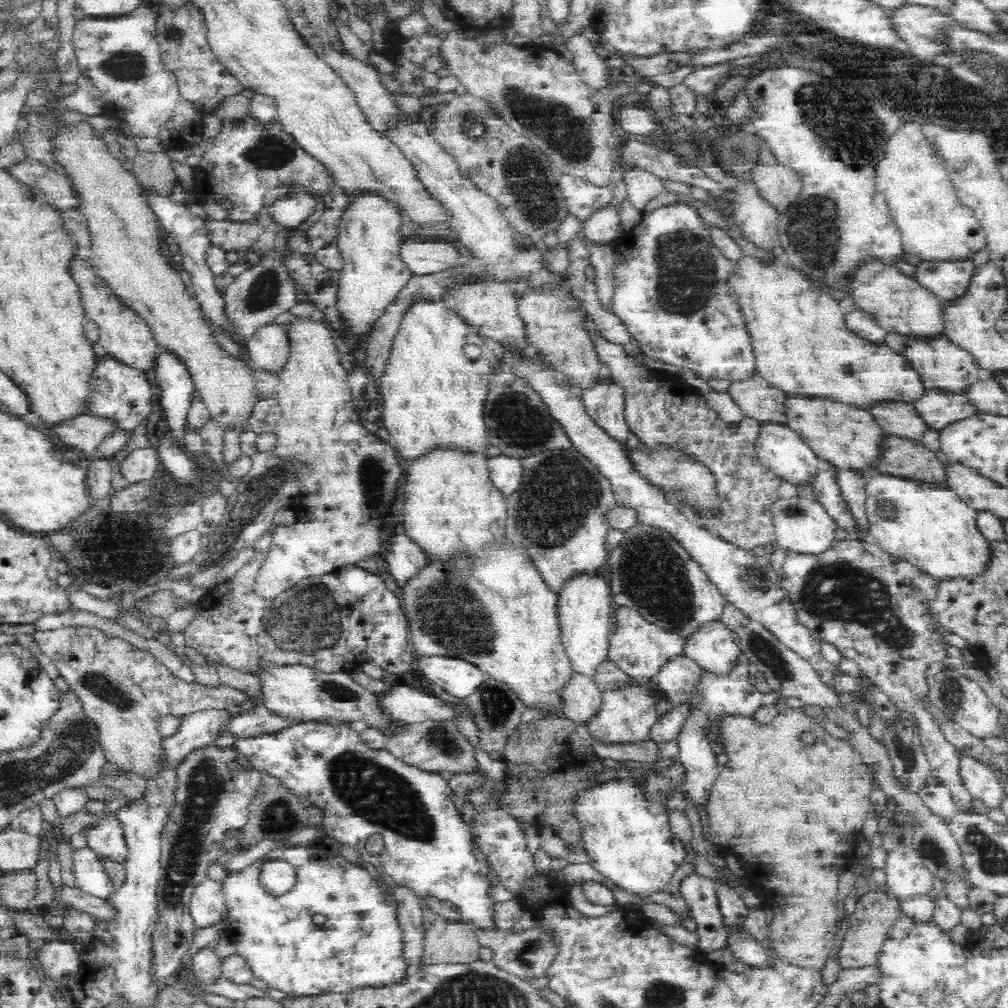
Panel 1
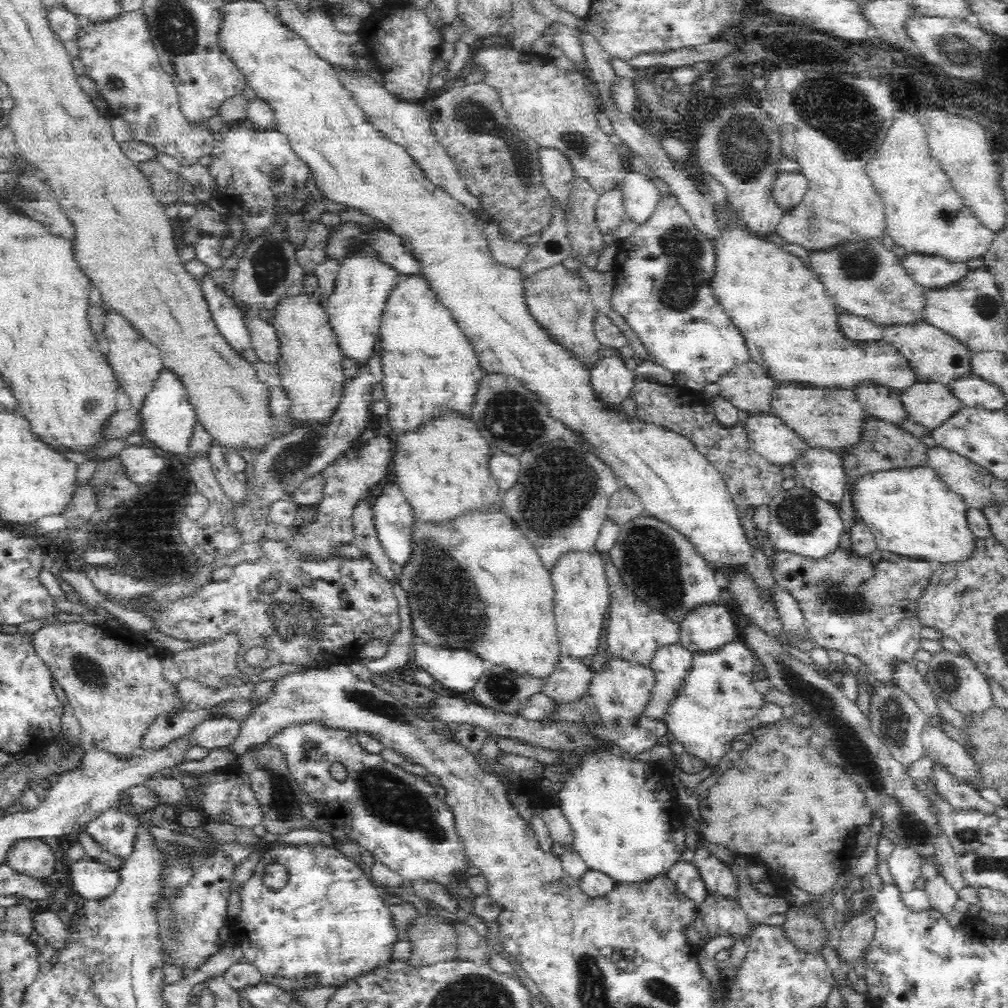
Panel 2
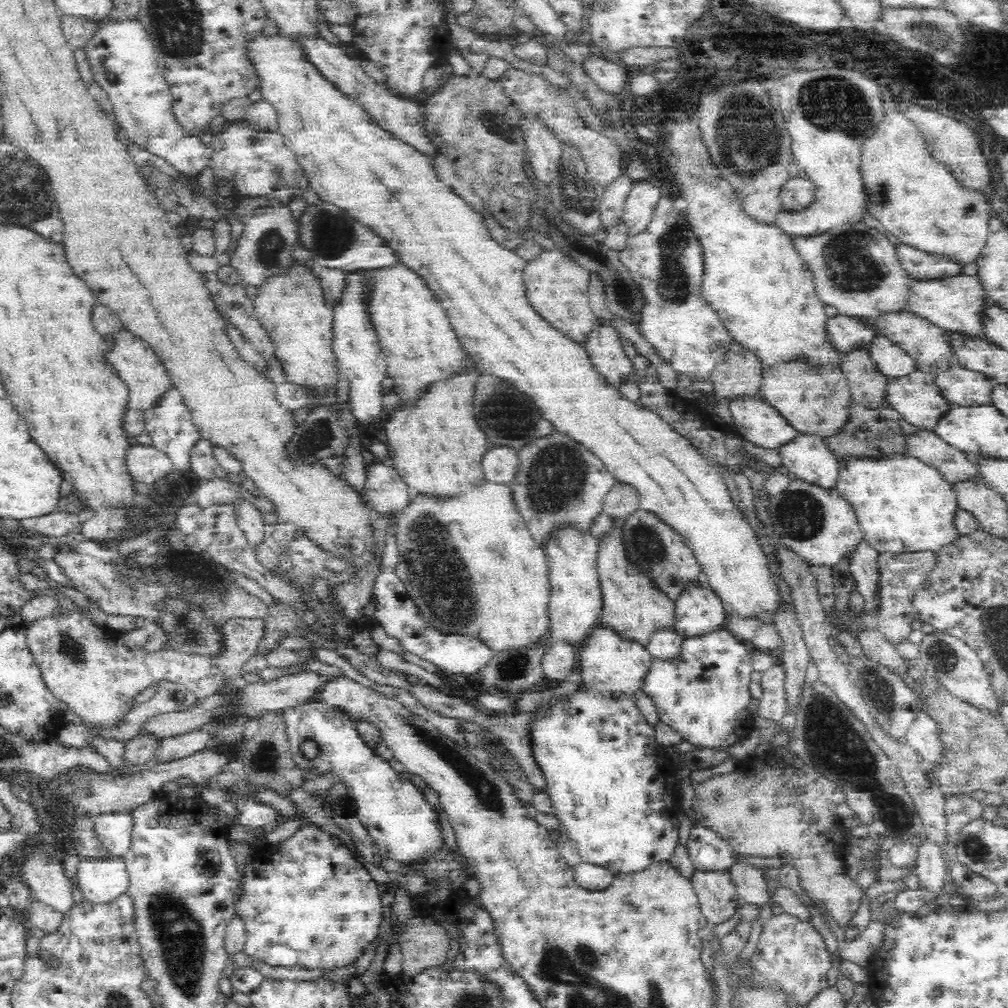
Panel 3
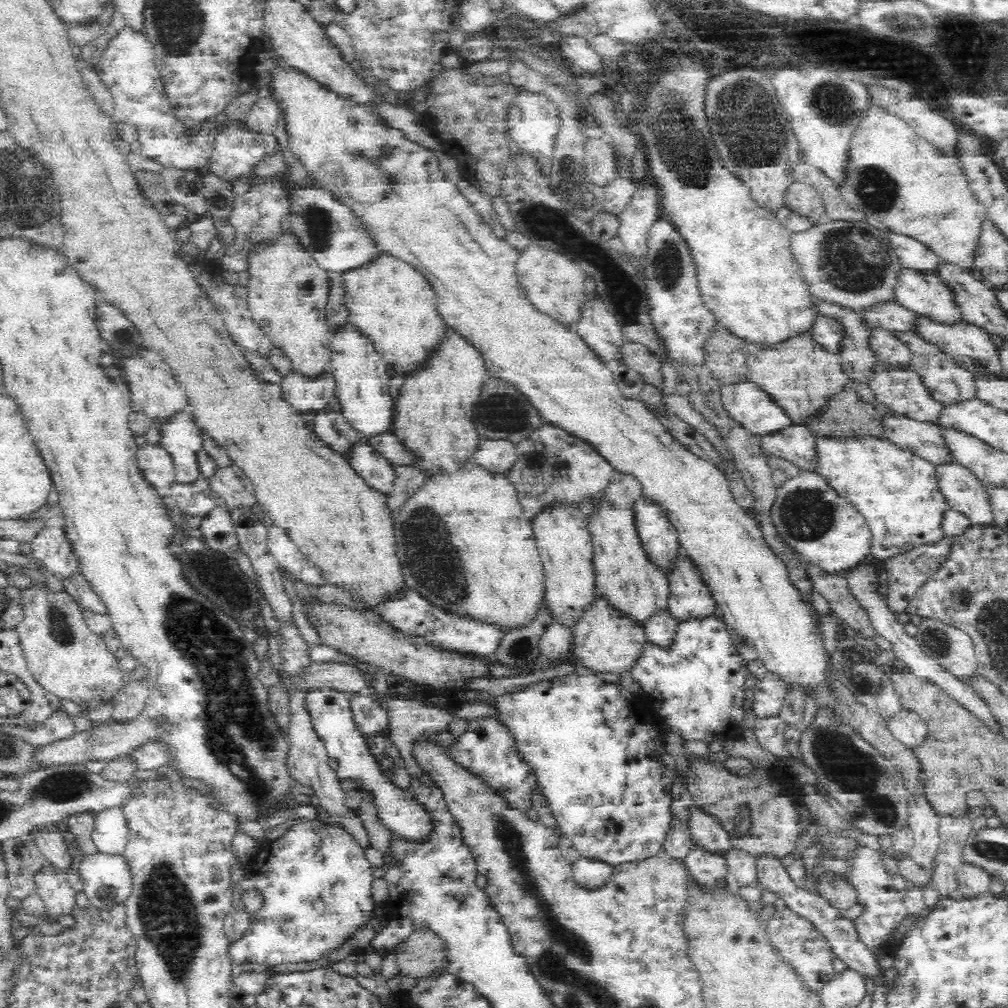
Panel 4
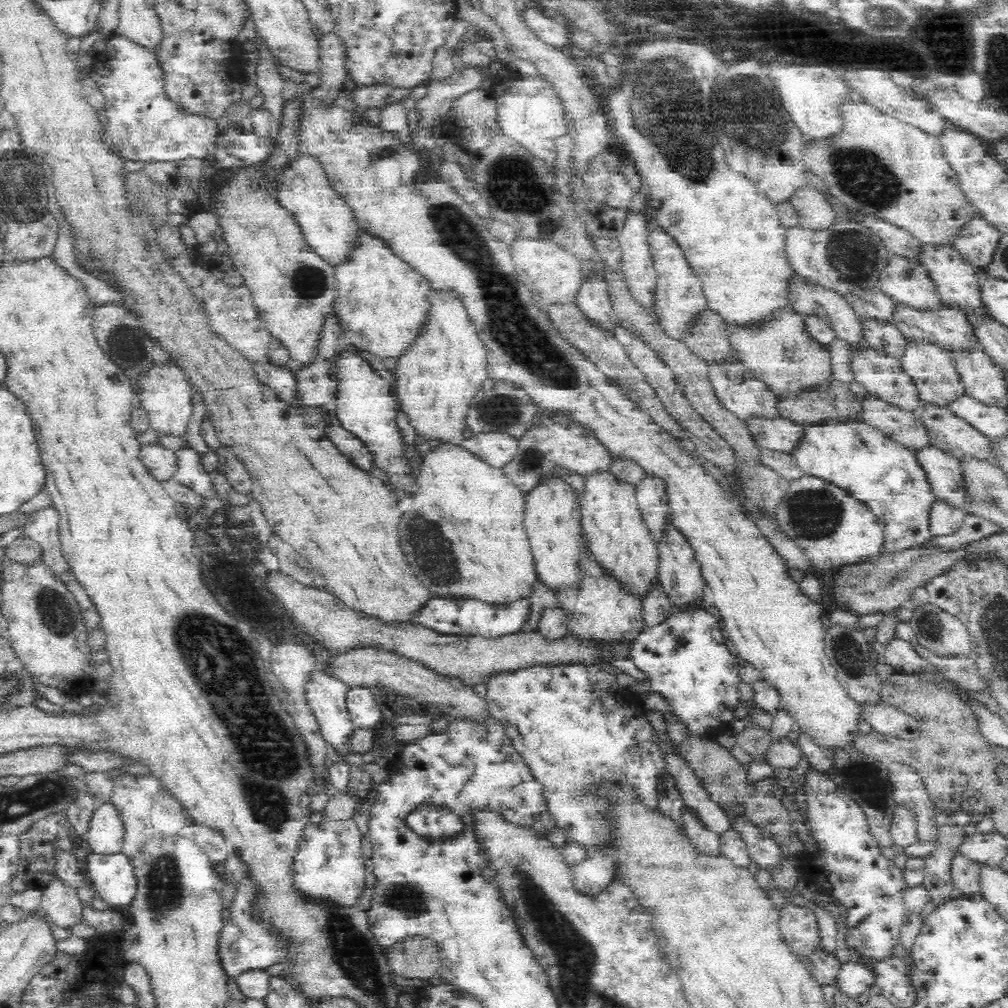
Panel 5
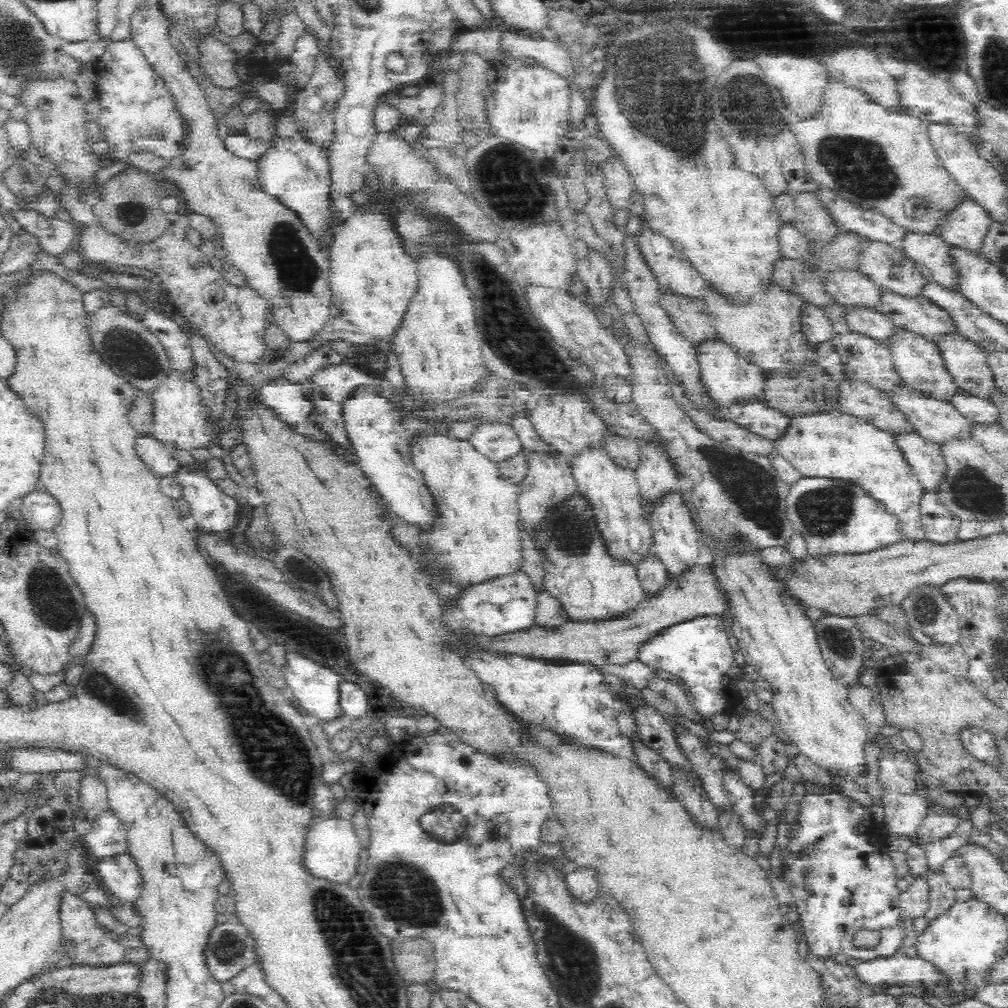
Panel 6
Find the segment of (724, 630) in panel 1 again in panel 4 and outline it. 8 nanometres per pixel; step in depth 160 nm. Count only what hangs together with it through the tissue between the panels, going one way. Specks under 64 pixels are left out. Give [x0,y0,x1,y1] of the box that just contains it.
[667,550,717,621]

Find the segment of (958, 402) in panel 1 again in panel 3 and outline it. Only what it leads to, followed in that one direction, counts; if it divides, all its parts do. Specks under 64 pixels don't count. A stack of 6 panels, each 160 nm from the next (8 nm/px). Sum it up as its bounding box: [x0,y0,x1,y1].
[884,370,952,430]

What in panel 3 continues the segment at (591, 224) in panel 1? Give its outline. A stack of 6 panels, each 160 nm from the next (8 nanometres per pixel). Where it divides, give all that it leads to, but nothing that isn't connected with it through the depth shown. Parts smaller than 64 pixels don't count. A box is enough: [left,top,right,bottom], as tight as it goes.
[599,174,633,230]

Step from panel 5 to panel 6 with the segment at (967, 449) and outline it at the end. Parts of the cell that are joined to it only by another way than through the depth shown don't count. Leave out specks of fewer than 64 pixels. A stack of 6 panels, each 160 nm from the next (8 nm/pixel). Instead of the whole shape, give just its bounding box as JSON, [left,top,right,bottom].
[888,383,971,443]

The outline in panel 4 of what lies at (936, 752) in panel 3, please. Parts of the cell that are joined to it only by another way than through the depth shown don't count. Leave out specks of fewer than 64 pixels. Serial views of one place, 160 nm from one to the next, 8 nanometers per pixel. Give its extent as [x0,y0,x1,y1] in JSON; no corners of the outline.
[883,709,927,749]

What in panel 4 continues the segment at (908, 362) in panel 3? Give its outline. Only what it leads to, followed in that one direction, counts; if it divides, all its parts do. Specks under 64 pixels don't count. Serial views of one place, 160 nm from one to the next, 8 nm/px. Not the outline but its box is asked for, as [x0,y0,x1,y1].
[870,327,913,368]

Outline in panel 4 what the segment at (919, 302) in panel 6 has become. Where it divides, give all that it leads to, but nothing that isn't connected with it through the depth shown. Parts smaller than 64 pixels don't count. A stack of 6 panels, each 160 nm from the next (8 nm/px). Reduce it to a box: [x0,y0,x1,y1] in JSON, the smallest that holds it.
[911,315,998,366]

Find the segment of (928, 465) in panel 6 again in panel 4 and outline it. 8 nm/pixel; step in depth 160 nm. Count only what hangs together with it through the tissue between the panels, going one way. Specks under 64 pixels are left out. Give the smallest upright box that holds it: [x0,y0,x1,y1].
[934,461,992,525]

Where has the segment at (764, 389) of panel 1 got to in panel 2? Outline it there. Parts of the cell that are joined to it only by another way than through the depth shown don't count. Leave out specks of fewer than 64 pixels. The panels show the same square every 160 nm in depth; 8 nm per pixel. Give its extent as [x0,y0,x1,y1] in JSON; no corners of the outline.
[716,359,777,414]

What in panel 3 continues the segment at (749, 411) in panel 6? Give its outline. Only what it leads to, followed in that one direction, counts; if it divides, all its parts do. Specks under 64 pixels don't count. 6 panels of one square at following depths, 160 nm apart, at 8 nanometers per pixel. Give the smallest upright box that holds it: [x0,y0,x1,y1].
[777,433,837,488]

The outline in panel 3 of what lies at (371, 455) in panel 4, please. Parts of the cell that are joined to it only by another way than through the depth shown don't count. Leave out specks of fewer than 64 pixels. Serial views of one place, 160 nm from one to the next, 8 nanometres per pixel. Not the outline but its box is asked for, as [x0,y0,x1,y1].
[364,462,412,514]

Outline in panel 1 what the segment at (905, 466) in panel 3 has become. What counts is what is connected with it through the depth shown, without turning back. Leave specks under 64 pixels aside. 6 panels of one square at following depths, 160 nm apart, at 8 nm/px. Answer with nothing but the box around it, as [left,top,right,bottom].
[865,474,989,578]

